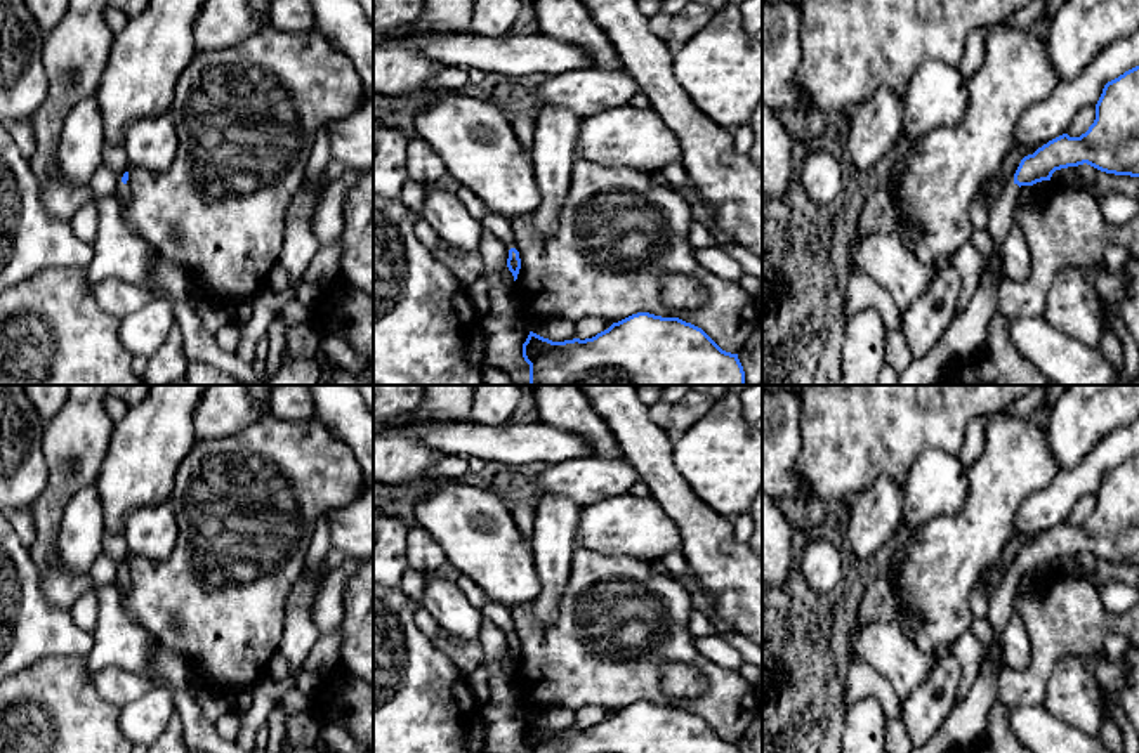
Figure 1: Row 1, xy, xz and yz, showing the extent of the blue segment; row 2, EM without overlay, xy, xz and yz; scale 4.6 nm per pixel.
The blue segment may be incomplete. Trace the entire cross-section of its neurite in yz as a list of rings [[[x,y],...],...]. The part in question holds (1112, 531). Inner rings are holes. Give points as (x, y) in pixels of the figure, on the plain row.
[[[1139,455],[1104,474],[1096,493],[1096,508],[1085,522],[1063,522],[1021,548],[1014,571],[988,600],[988,623],[995,642],[969,694],[953,706],[938,734],[912,753],[950,753],[979,741],[991,704],[998,701],[997,680],[1005,666],[1000,635],[1014,612],[1019,576],[1050,569],[1056,559],[1083,552],[1106,562],[1139,566]]]

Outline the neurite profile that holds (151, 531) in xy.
[[[158,503],[128,514],[122,534],[130,555],[158,562],[174,550],[179,529],[170,507]]]

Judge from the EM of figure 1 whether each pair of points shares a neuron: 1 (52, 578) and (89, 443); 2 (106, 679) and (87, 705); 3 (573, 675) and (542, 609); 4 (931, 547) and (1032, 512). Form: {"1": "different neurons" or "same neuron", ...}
{"1": "same neuron", "2": "different neurons", "3": "different neurons", "4": "different neurons"}

